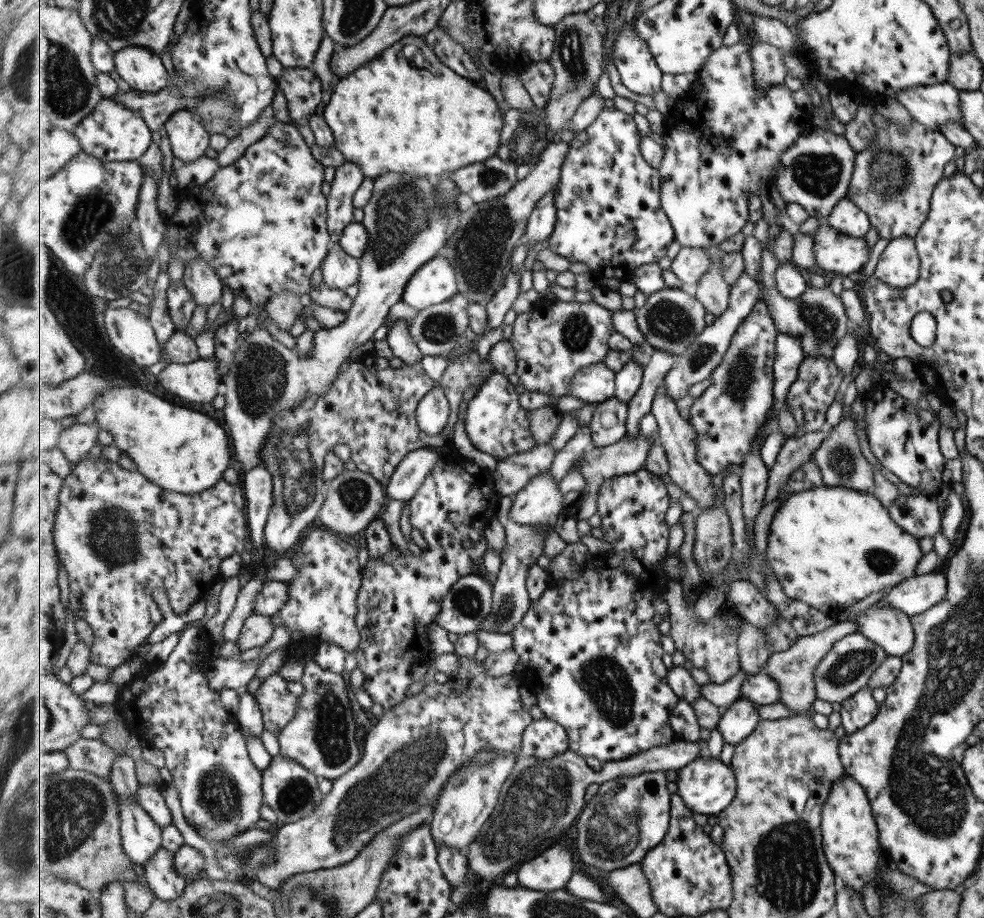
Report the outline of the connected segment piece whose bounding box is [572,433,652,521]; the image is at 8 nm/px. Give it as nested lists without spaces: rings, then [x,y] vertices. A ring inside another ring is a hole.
[[[641,433],[636,436],[636,439],[630,439],[629,437],[623,438],[617,442],[617,444],[606,447],[593,447],[593,450],[589,452],[585,451],[581,458],[577,460],[578,468],[582,473],[583,480],[585,482],[583,499],[572,513],[573,519],[585,520],[588,519],[593,513],[597,512],[597,500],[598,494],[602,484],[613,476],[625,475],[641,470],[646,465],[647,456],[649,456],[649,450],[651,450],[652,442],[648,436]]]

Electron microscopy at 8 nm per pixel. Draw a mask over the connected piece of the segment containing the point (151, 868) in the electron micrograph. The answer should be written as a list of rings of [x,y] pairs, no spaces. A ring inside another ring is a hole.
[[[160,848],[156,856],[144,867],[144,878],[155,891],[157,898],[177,901],[185,893],[189,880],[183,878],[174,867],[174,854]]]

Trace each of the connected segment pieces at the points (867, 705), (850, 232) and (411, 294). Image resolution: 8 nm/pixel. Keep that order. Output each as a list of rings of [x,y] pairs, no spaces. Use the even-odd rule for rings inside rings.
[[[866,685],[842,700],[839,708],[840,725],[845,733],[851,734],[871,722],[877,714],[878,702],[871,697],[871,688]]]
[[[846,197],[835,204],[824,221],[833,230],[853,238],[862,238],[870,226],[867,215]]]
[[[438,256],[413,274],[402,301],[419,312],[452,300],[458,293],[456,267],[448,258]]]

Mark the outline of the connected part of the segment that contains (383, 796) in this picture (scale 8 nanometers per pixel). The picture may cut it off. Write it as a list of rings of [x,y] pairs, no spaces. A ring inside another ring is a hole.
[[[468,656],[457,658],[458,673],[450,676],[447,681],[439,684],[428,679],[428,685],[420,693],[385,710],[366,737],[361,762],[349,773],[333,781],[333,790],[325,795],[311,816],[276,828],[276,861],[255,872],[257,881],[271,890],[281,889],[284,882],[296,874],[344,865],[361,853],[373,838],[377,838],[377,834],[411,816],[420,806],[438,802],[451,776],[463,764],[471,762],[479,751],[495,749],[521,755],[525,729],[532,724],[534,718],[521,702],[518,675],[514,672],[505,676],[492,676],[486,671],[484,661],[476,664]]]

